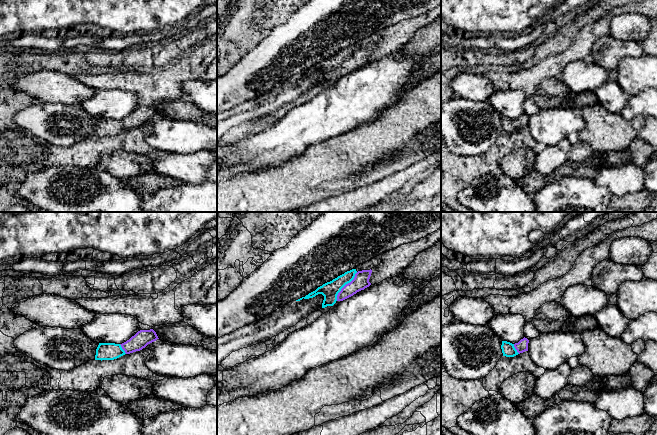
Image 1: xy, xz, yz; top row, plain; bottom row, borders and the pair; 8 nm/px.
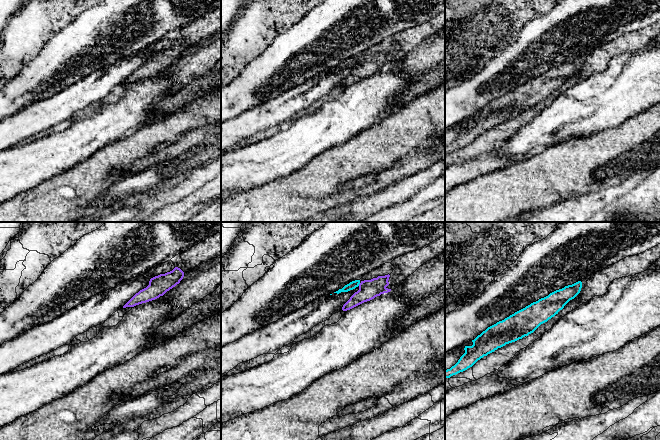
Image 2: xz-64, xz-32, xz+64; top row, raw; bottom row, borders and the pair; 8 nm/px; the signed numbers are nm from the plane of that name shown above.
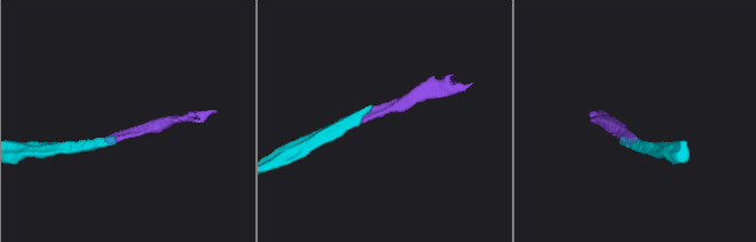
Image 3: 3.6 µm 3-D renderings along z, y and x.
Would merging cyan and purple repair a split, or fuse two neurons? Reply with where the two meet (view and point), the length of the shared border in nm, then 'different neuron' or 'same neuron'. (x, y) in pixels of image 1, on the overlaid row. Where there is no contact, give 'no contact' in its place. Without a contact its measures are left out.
contact xz (344, 285); length 280 nm; same neuron

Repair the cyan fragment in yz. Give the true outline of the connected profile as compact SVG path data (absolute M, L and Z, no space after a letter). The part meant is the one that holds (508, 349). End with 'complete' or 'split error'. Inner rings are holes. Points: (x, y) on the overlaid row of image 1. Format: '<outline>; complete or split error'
M525 337L515 344L507 341L502 341L501 349L503 356L514 357L520 353L528 351L528 343L529 340Z; split error

